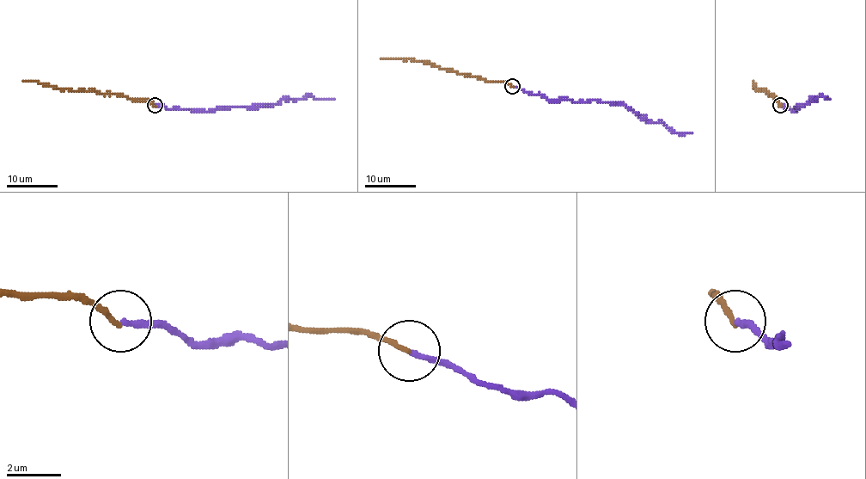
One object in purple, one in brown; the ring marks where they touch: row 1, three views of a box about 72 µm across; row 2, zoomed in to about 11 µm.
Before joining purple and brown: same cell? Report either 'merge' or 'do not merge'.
merge

